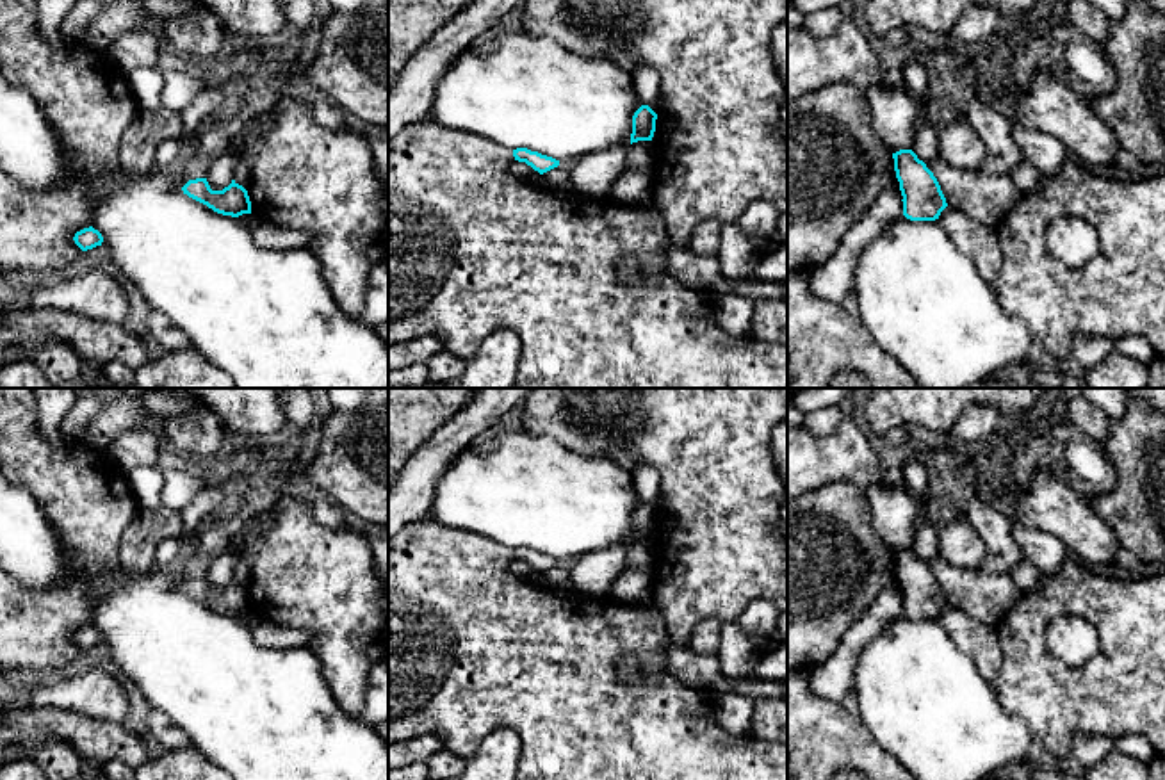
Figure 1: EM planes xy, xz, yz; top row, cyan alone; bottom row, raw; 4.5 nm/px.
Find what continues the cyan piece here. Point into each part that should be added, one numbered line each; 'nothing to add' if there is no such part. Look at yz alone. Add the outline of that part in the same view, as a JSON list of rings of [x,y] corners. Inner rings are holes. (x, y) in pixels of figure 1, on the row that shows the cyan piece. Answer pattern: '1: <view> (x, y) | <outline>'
nothing to add

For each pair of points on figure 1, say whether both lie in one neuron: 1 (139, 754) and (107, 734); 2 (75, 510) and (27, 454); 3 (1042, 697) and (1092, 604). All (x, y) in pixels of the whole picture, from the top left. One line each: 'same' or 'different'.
1: same
2: same
3: same

